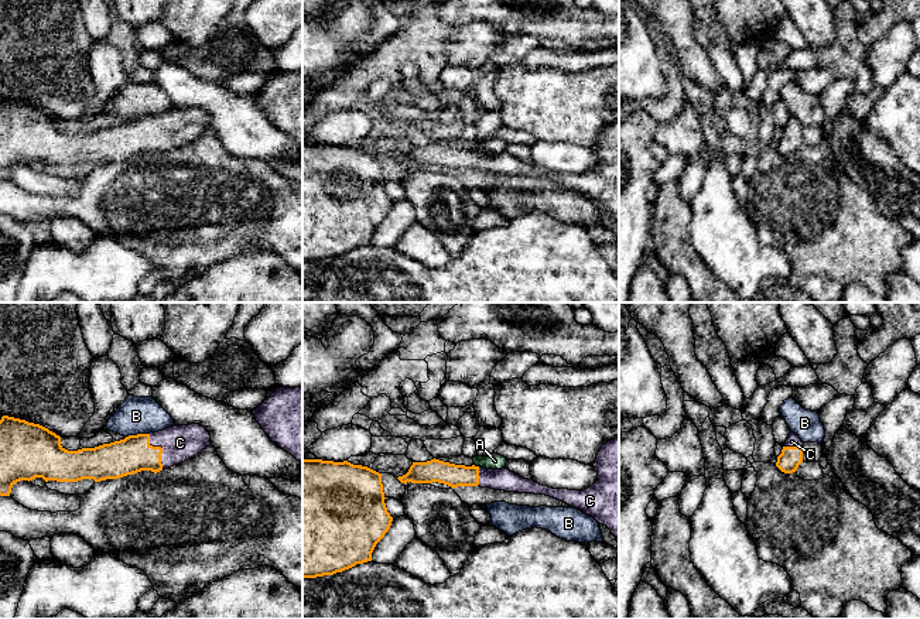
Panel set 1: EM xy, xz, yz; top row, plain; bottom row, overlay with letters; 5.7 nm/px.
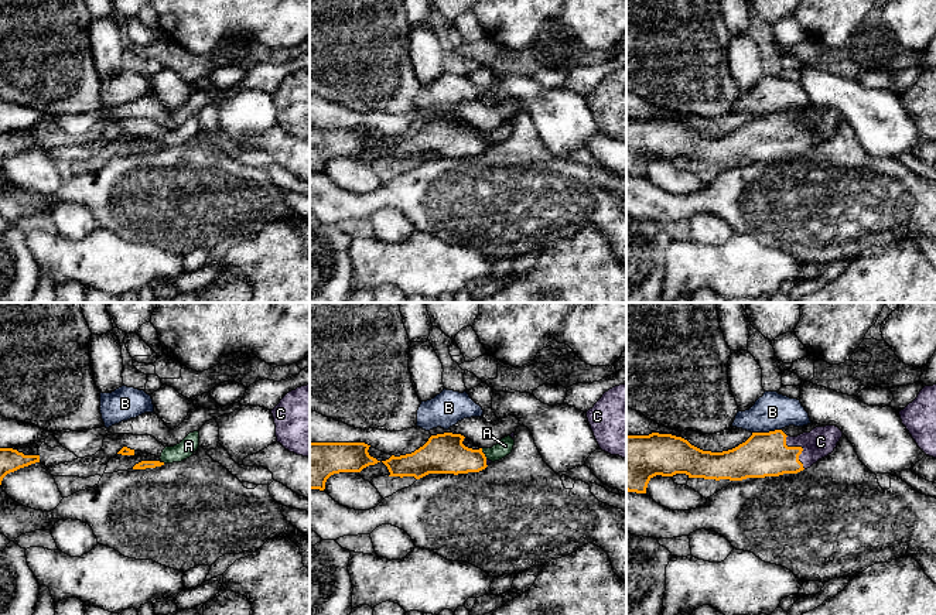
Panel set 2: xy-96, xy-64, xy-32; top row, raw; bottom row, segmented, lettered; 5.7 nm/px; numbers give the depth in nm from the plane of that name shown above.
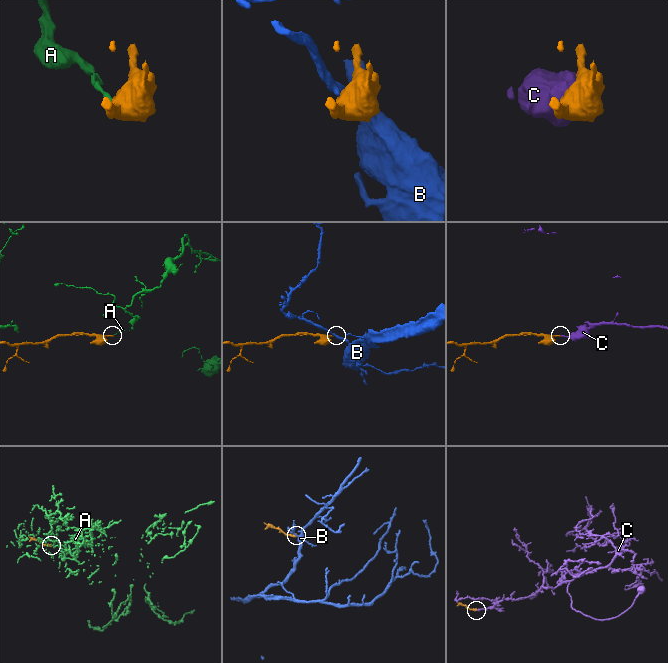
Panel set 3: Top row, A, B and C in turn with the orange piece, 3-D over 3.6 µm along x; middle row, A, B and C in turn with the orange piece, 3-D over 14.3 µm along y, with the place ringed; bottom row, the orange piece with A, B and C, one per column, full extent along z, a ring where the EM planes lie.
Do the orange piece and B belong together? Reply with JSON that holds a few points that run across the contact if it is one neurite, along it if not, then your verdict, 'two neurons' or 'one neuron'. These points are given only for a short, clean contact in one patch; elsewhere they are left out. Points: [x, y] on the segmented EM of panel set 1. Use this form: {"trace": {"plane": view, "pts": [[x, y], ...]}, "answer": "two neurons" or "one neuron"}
{"trace": {"plane": "xy", "pts": [[149, 433], [129, 434], [126, 437]]}, "answer": "two neurons"}

